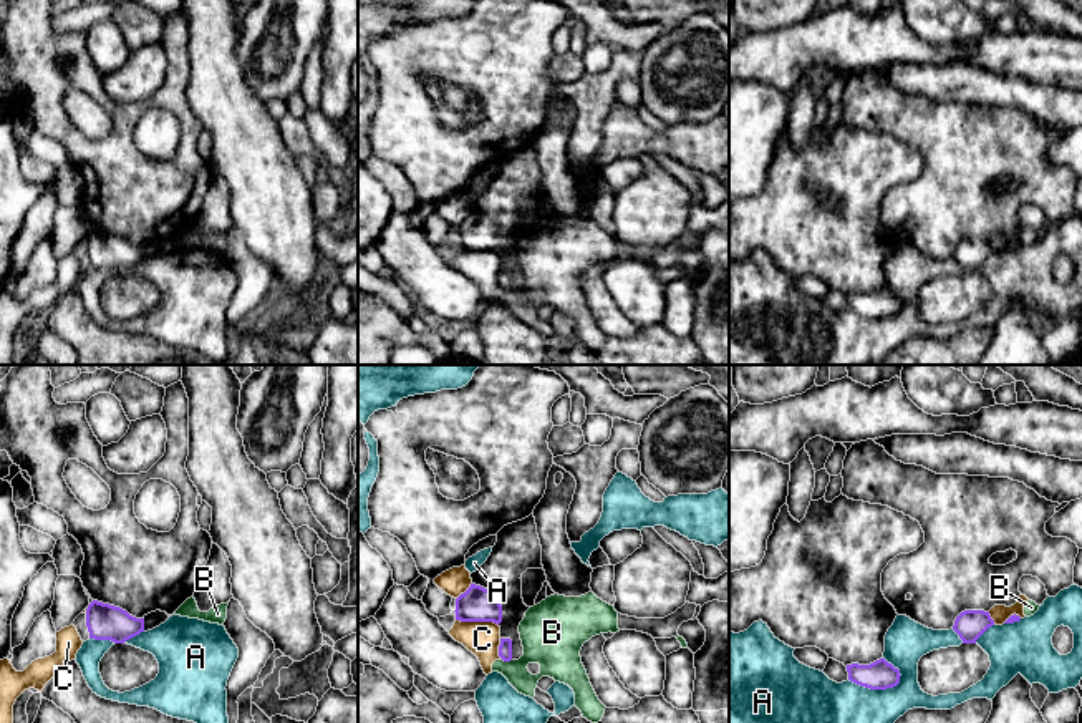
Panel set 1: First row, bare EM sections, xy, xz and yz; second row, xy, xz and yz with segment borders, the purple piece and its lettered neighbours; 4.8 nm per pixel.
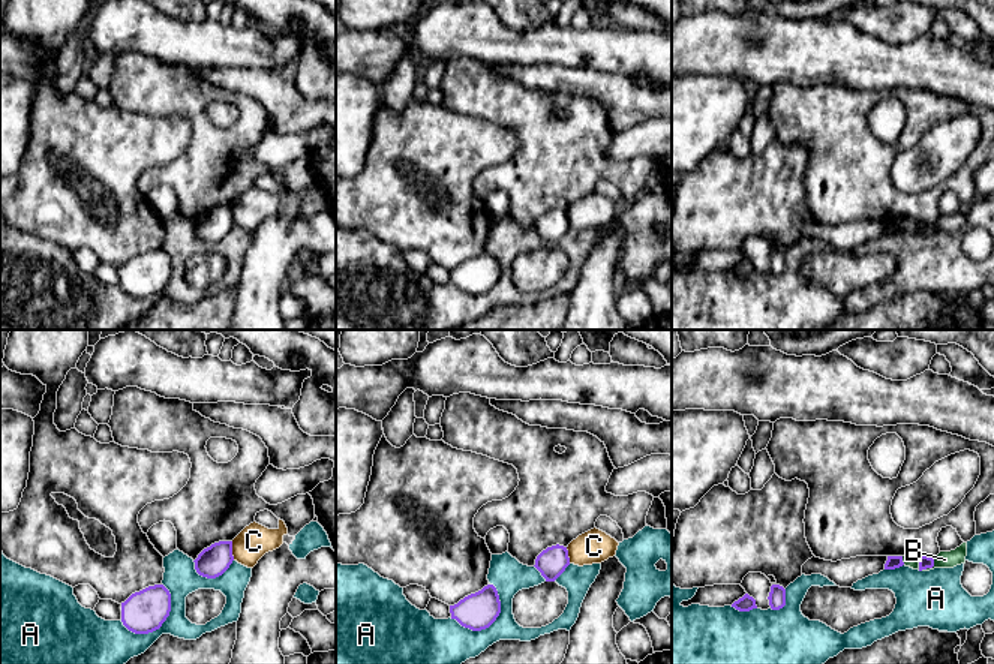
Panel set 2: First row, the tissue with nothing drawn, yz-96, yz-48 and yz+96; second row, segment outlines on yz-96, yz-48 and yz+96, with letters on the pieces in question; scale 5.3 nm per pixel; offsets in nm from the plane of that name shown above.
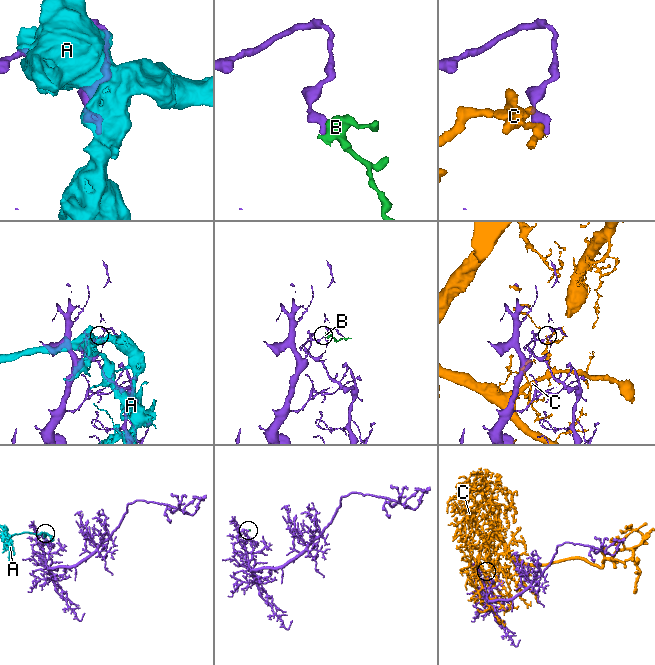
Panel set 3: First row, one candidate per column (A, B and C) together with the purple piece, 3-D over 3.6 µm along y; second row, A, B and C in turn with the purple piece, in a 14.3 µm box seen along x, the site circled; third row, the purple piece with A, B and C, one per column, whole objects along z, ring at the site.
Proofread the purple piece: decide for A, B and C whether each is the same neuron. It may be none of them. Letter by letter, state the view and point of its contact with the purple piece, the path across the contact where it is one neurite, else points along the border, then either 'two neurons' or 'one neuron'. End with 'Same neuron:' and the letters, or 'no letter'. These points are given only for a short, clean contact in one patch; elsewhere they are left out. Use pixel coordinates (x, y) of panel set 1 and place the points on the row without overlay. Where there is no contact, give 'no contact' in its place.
A: meets purple in yz at (877, 317); two neurons
B: meets purple in xz at (507, 289); border along xz (502, 287), (511, 289); two neurons
C: meets purple in xz at (478, 249); two neurons
Same neuron: no letter

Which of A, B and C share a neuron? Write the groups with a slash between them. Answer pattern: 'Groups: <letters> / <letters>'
Groups: A / B C

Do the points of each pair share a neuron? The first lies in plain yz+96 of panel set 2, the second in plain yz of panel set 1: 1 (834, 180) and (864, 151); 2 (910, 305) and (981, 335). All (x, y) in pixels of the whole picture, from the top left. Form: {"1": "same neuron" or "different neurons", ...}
{"1": "different neurons", "2": "same neuron"}

